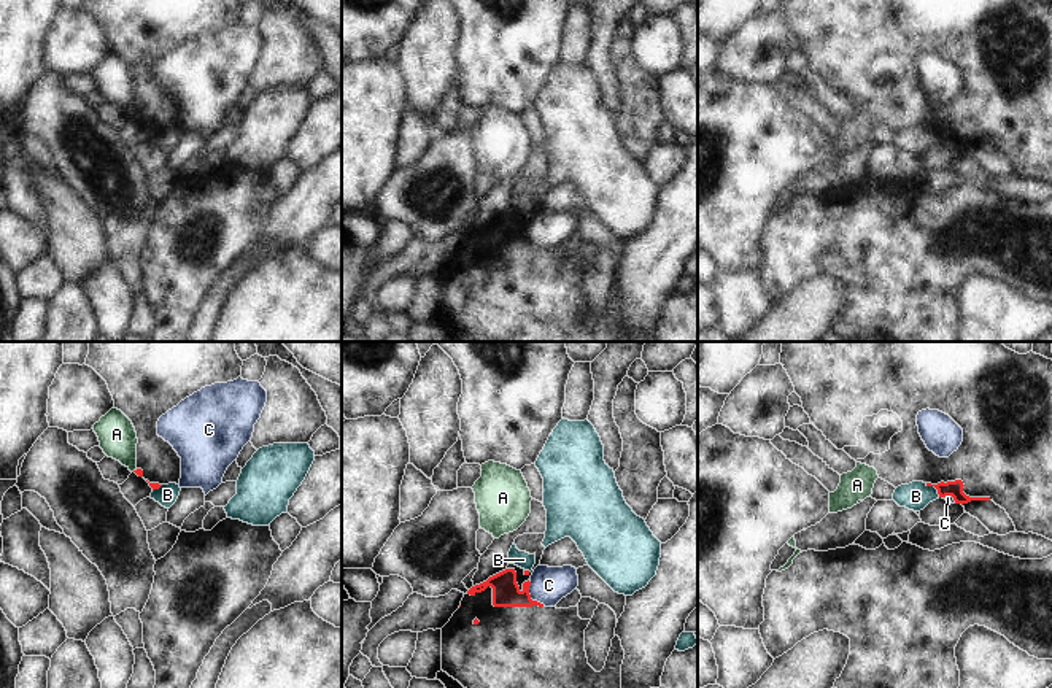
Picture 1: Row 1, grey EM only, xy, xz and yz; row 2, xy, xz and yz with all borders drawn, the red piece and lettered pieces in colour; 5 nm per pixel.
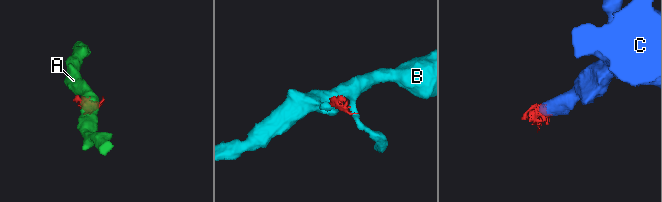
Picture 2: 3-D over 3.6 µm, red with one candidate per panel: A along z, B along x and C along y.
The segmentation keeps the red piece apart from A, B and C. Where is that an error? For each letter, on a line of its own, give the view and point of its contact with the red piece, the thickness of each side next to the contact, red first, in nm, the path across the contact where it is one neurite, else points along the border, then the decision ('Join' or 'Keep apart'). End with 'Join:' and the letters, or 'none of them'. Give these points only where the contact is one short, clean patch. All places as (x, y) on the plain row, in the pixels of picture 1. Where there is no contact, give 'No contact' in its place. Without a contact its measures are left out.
A: Touches red at xy (134, 115). Thickness 40 nm (red) against 190 nm. Boundary: xy (137, 113), (132, 115). Keep apart
B: Touches red at yz (935, 131). Thickness 80 nm (red) against 150 nm. Boundary: yz (925, 127), (932, 129), (939, 140). Keep apart
C: Touches red at xz (529, 240). Thickness 140 nm (red) against 190 nm. Boundary: xz (528, 224), (529, 240), (544, 248). Keep apart
Join: none of them

